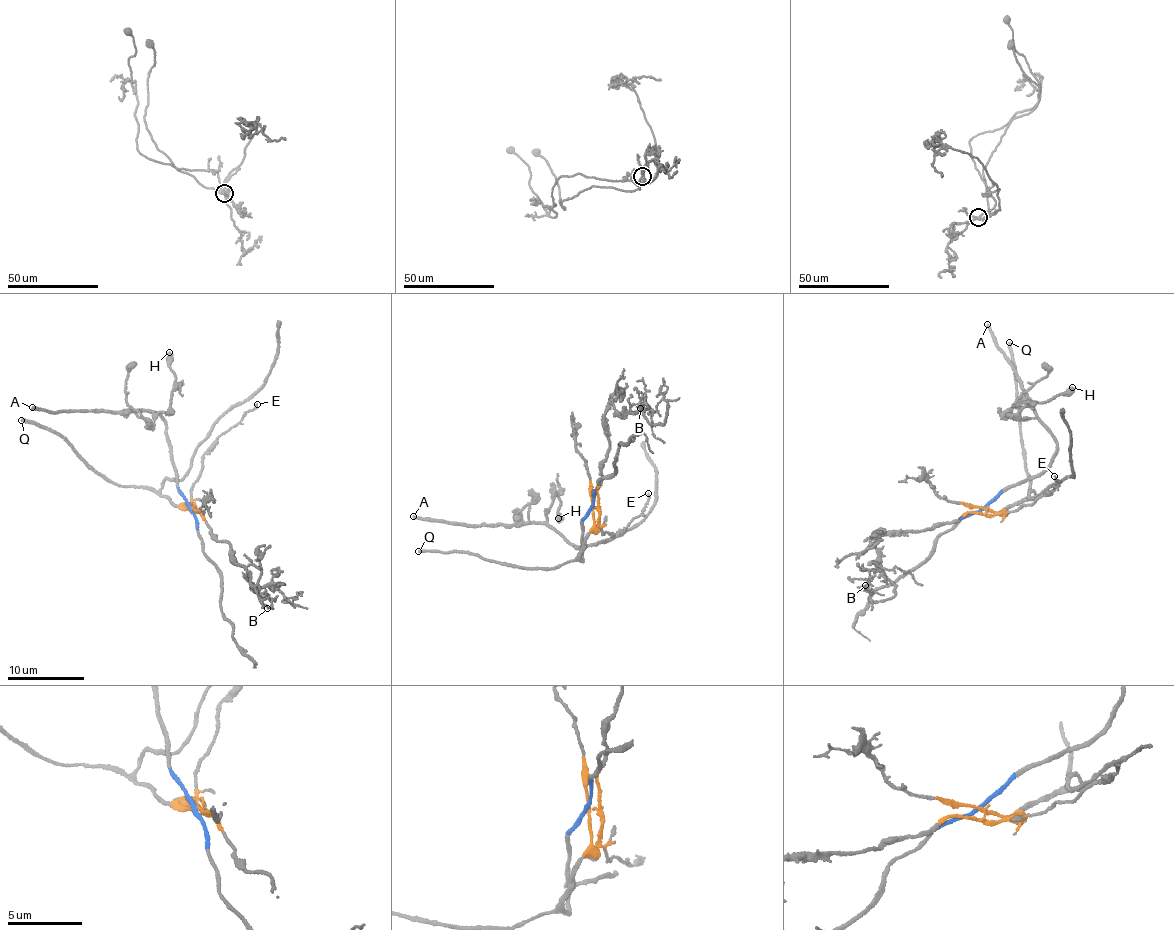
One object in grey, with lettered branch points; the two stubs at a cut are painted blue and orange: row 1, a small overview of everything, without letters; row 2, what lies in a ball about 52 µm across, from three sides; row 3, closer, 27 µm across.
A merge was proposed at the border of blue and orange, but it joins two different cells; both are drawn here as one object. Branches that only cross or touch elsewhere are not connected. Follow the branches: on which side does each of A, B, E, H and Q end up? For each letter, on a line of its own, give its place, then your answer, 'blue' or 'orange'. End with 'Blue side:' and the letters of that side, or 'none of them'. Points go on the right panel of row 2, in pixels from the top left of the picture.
A: place (987, 324); blue
B: place (865, 585); orange
E: place (1054, 476); orange
H: place (1072, 387); blue
Q: place (1009, 342); orange
Blue side: A, H

